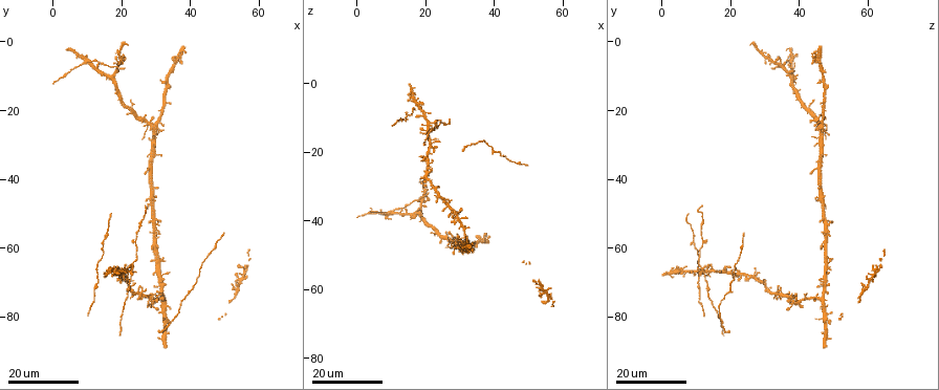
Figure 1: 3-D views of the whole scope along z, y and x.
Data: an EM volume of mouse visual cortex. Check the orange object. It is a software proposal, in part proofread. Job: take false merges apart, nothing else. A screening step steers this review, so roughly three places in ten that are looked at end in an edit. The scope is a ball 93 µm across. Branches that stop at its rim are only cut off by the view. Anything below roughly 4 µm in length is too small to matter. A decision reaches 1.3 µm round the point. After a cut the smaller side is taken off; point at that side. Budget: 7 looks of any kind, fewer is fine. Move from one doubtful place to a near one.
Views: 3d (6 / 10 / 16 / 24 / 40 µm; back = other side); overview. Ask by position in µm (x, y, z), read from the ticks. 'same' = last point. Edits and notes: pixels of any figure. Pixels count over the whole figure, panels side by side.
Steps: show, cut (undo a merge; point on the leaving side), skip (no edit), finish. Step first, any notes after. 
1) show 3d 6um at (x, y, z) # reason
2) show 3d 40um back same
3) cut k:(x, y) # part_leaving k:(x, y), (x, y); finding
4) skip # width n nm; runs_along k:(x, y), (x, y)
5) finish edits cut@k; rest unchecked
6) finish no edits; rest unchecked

show 3d 24um at (23.5, 66.5, 12.0) # four or more arms meet

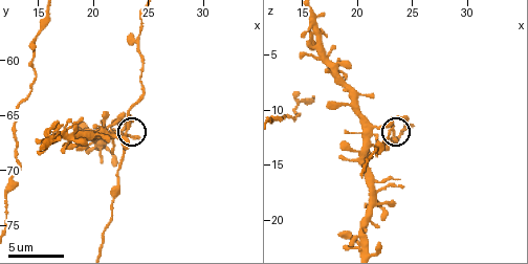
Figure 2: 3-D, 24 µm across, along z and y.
show 3d 10um at (23.0, 66.4, 11.8)

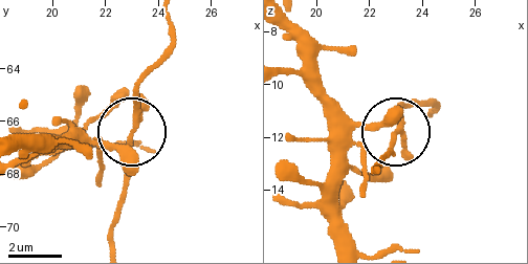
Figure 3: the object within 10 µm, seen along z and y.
skip # width 210 nm; runs_along 3:(343, 242), (338, 148), (362, 128), (394, 134), (408, 103); all the same cell

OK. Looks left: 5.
show 3d 24um at (33.0, 81.5, 47.5) # branch point

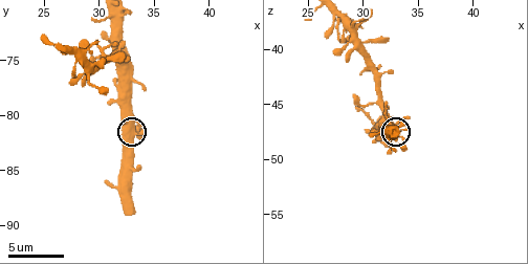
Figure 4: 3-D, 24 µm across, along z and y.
show 3d 6um at (33.8, 81.0, 48.0) # closer look

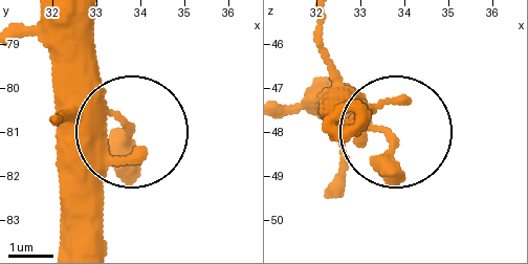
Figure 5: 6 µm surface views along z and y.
skip # side_arm 8 um; runs_along 5:(67, 25), (79, 70), (124, 124), (97, 160), (97, 240); continuous, no second cell

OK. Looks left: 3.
show 3d 16um at (10.0, 6.0, 37.5)

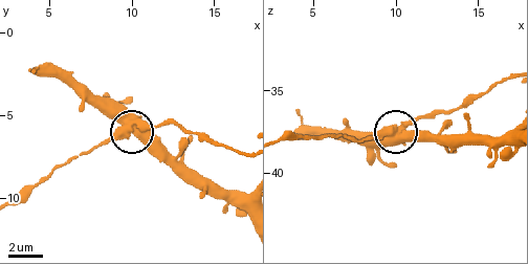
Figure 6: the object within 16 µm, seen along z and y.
show 3d 10um at (9.2, 5.6, 37.6) # zoom in

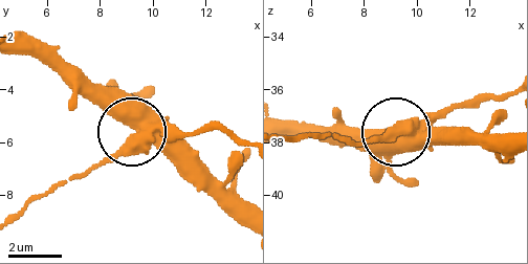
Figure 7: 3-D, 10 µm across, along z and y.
cut 7:(181, 134) # part_leaving 7:(148, 132), (240, 137); a second cell is stuck on

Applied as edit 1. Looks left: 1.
finish edits cut@7; rest unchecked

